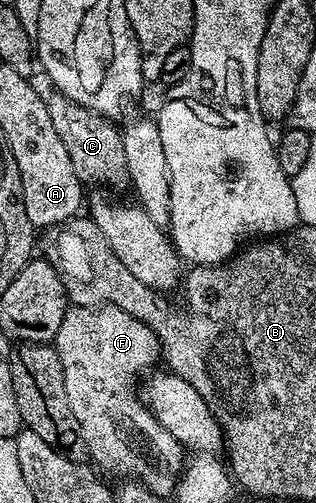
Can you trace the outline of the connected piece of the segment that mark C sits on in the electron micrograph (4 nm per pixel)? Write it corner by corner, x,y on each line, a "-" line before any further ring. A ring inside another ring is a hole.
53,91
47,97
48,109
50,110
50,123
54,125
54,130
58,138
62,138
62,146
66,146
66,154
70,154
70,162
74,162
74,174
85,185
108,186
104,184
128,184
128,167
126,166
126,150
122,146
122,132
119,127
115,128
113,121
107,116
98,114
70,98
66,98
61,92

